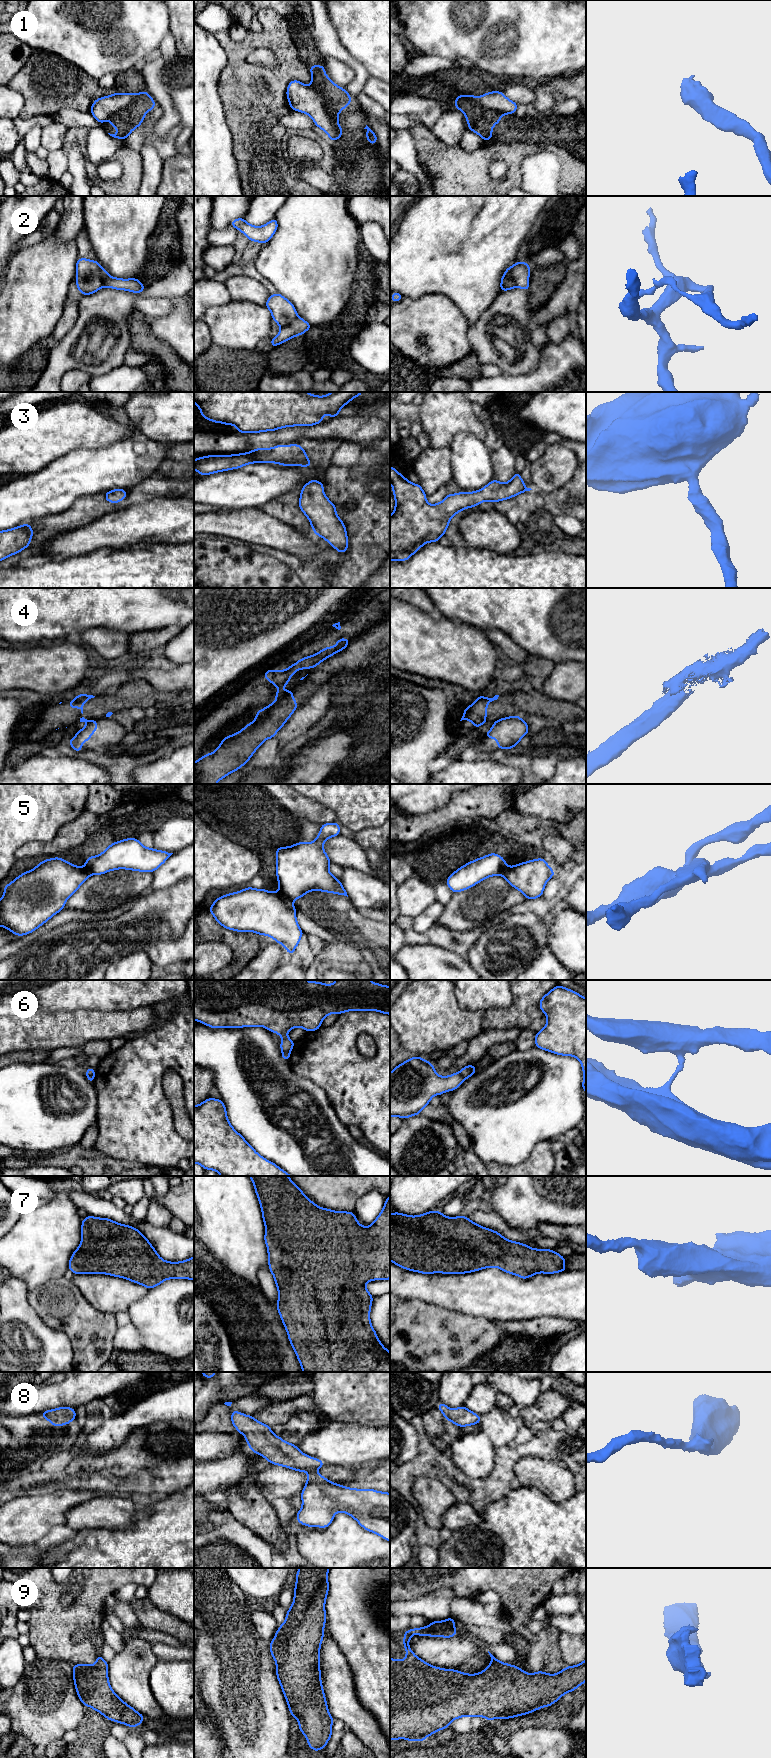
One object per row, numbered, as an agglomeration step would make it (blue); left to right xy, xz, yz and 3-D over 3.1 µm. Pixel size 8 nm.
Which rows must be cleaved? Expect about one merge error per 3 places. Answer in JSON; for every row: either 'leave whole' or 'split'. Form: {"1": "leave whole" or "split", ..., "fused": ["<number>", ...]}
{"1": "split", "2": "split", "3": "leave whole", "4": "split", "5": "split", "6": "split", "7": "leave whole", "8": "leave whole", "9": "leave whole", "fused": ["1", "2", "4", "5", "6"]}

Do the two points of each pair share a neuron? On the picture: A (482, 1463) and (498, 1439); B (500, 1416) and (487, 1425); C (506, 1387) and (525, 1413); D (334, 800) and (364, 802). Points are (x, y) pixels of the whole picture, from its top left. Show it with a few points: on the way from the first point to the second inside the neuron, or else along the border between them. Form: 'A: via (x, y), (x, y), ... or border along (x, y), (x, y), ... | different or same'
A: border along (481, 1430), (488, 1436), (495, 1447) | different
B: via (497, 1419), (490, 1424) | same
C: border along (540, 1394), (535, 1402), (520, 1410) | different
D: via (341, 800), (357, 800) | same

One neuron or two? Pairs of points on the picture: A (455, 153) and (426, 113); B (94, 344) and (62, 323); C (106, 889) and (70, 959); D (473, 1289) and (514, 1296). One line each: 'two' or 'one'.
A: two
B: two
C: two
D: one

